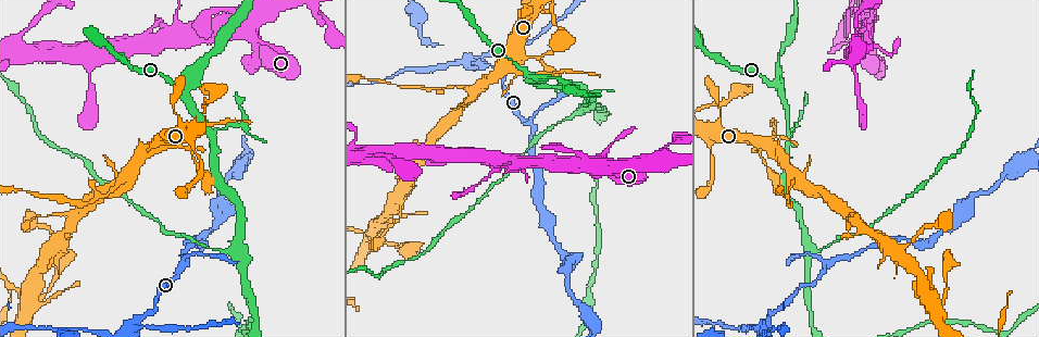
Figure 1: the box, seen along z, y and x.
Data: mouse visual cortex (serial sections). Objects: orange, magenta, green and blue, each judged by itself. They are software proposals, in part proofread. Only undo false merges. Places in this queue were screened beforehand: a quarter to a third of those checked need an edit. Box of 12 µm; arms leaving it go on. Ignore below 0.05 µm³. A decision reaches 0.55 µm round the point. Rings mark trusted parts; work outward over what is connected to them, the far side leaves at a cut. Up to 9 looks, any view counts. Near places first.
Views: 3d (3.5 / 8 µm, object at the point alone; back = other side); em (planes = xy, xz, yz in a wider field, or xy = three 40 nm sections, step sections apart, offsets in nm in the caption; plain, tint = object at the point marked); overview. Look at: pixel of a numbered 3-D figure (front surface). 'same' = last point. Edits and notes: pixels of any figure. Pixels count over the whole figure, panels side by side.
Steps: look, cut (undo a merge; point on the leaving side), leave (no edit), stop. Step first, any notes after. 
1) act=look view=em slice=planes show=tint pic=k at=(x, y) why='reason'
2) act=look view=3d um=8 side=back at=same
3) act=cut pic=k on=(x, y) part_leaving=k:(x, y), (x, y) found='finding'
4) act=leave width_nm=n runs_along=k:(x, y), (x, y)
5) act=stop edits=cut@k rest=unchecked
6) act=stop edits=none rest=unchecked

act=look view=3d um=3.5 pic=1 at=(320, 14) why='thin neck'

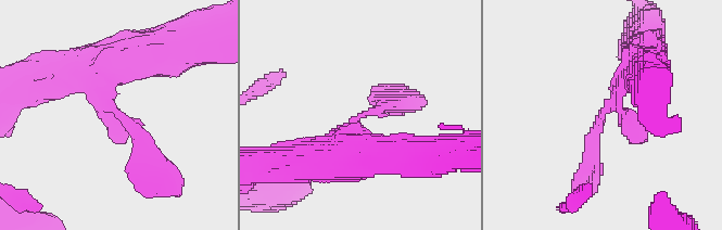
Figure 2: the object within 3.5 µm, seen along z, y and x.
act=look view=em slice=xy step=3 show=tint pic=2 at=(601, 119)

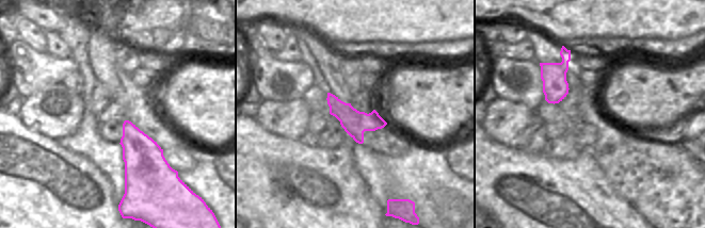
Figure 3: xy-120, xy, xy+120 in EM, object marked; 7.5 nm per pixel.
act=leave runs_along=2:(97, 64), (106, 101), (163, 177) found='all the same cell'

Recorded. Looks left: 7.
act=look view=3d um=8 pic=1 at=(443, 87) why='a narrow waist'

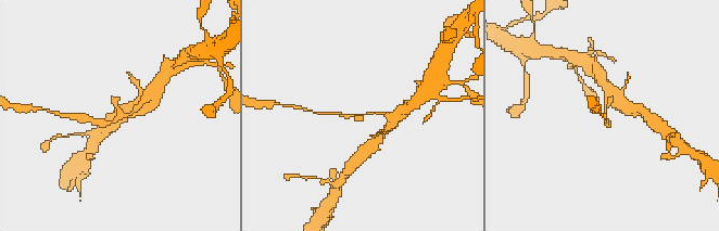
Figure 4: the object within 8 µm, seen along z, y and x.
act=look view=em slice=xy step=2 show=tint pic=4 at=(117, 118)

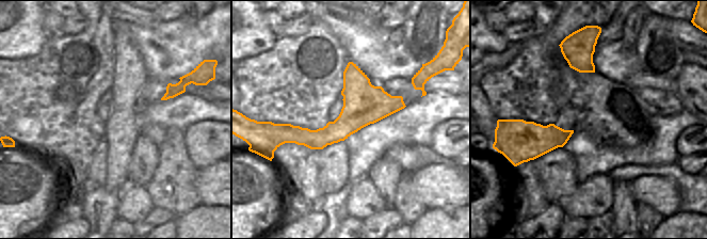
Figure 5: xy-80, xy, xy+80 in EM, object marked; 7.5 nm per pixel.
act=leave runs_along=4:(142, 99), (116, 120), (89, 119) found='all the same cell'

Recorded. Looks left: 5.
act=look view=3d um=3.5 pic=1 at=(187, 266) why='branch point'

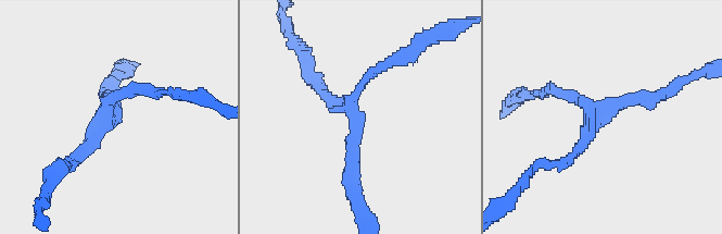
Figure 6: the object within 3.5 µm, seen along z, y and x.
act=look view=em slice=xy step=2 show=tint pic=6 at=(353, 112) why='need the tissue'

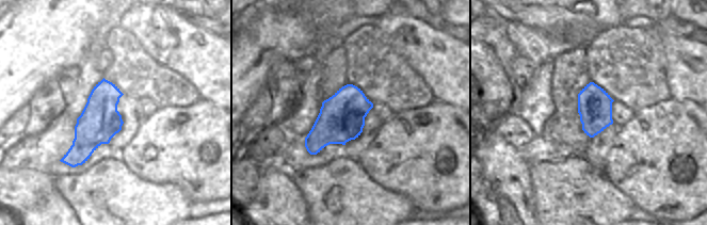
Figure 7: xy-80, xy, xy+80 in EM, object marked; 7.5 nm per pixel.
act=leave found='all the same cell'

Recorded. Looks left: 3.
act=look view=em slice=xy step=5 show=tint pic=1 at=(186, 86) why='three-way junction'

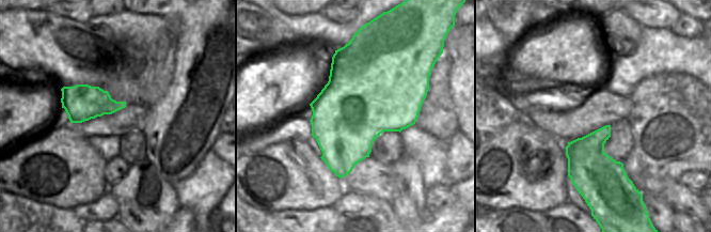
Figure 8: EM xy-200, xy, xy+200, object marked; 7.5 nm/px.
act=look view=3d um=3.5 side=back at=same

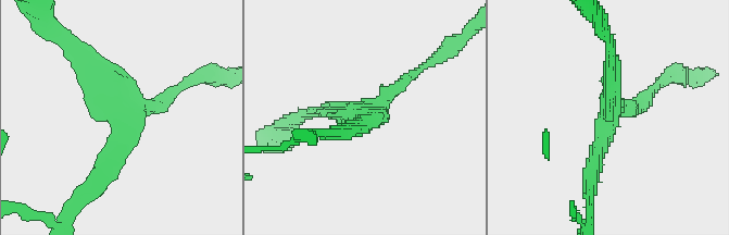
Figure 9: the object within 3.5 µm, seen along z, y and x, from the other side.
act=leave arm_widths_nm=150,250,300 runs_along=9:(181, 84), (125, 116), (101, 174) found='one cell here'

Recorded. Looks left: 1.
act=stop edits=none rest=unchecked

